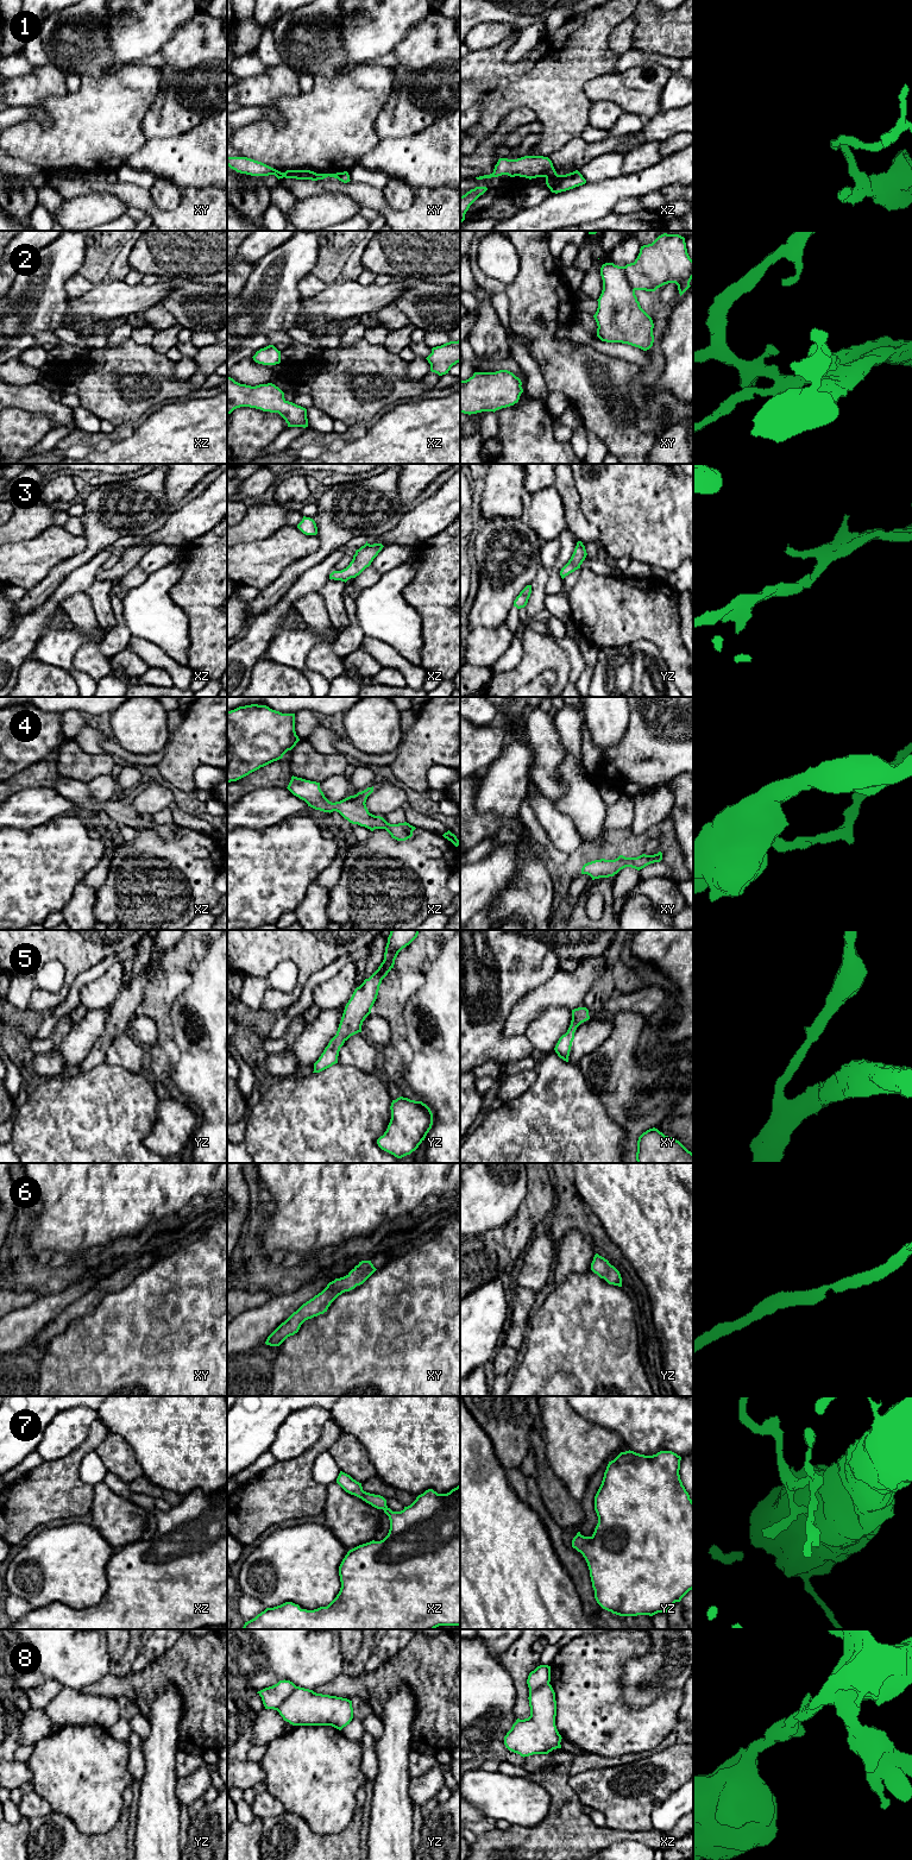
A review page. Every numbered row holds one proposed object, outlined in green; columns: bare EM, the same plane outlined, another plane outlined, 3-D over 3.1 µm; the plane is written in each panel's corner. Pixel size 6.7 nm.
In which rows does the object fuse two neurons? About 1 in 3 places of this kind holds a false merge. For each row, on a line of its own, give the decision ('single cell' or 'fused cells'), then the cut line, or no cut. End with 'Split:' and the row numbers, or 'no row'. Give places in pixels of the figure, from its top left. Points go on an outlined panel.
1: fused cells; cut in xz along (555, 173), (546, 177)
2: single cell; no cut
3: single cell; no cut
4: single cell; no cut
5: single cell; no cut
6: single cell; no cut
7: single cell; no cut
8: fused cells; cut in yz along (296, 1686), (276, 1709)
Split: 1, 8

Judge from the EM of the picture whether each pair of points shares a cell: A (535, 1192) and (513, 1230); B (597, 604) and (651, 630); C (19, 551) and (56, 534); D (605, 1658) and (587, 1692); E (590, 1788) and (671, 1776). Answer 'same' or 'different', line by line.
A: same
B: same
C: same
D: same
E: same

